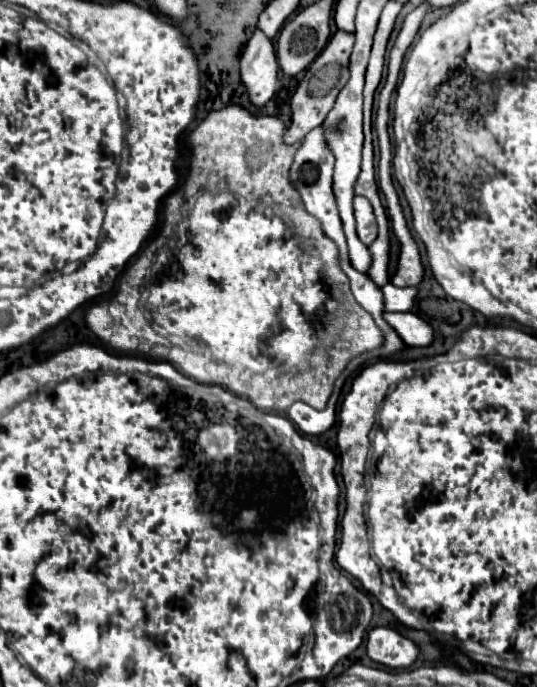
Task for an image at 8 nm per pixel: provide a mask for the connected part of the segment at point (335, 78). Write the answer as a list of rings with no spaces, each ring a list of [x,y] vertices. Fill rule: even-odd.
[[[338,30],[332,40],[328,42],[328,46],[322,50],[322,54],[310,64],[308,72],[304,74],[304,78],[300,80],[290,108],[292,108],[292,124],[284,134],[284,142],[286,144],[294,144],[300,142],[312,128],[320,126],[326,118],[326,114],[332,110],[338,92],[342,90],[342,86],[348,82],[348,60],[350,60],[350,52],[354,46],[354,34],[342,32]]]

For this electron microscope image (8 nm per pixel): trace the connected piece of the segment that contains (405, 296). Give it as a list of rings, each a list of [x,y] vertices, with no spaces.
[[[386,284],[380,288],[384,296],[384,310],[386,312],[408,312],[416,300],[416,288],[398,288],[394,284]]]

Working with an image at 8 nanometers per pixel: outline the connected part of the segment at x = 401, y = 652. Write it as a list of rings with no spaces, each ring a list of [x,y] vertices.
[[[372,628],[368,632],[366,648],[370,660],[392,670],[408,668],[418,656],[418,646],[394,628]]]

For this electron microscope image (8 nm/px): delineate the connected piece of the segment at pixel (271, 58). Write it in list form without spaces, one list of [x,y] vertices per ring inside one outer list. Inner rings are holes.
[[[260,30],[248,40],[240,58],[240,76],[254,106],[262,108],[278,90],[278,62],[272,40]]]

